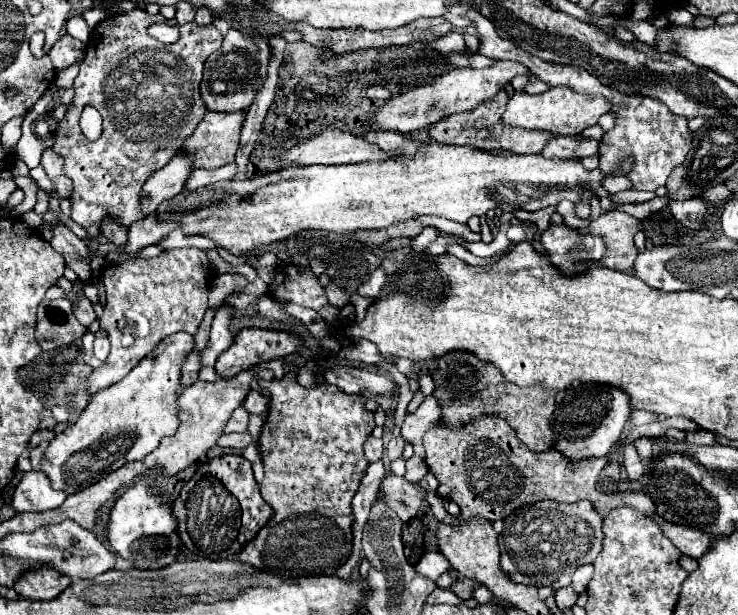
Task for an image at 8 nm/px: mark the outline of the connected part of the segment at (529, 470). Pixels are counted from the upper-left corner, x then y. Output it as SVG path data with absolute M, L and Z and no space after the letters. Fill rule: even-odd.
M500 416L474 418L462 424L460 428L448 426L442 420L438 420L430 424L430 428L426 430L422 438L422 446L426 450L428 470L438 480L438 490L436 490L438 496L446 500L454 500L462 508L462 520L484 518L496 522L510 516L516 508L530 506L534 502L552 500L560 504L572 504L586 498L594 504L596 510L600 510L602 518L608 516L610 506L632 506L636 510L642 510L644 514L660 522L670 542L686 556L700 558L714 544L712 536L706 532L688 526L668 524L666 520L662 520L652 500L644 494L624 492L624 494L610 496L596 490L596 478L600 470L608 464L606 458L584 460L584 464L576 464L576 468L572 468L572 464L564 464L564 458L556 450L546 450L546 452L528 450L518 440L512 426Z

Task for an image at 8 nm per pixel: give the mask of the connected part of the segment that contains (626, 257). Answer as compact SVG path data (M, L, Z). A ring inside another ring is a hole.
M608 212L598 220L590 222L588 228L582 228L584 234L598 234L606 242L606 252L600 260L602 266L610 270L630 272L634 270L634 260L640 254L634 246L634 234L642 230L644 220L628 216L624 212Z

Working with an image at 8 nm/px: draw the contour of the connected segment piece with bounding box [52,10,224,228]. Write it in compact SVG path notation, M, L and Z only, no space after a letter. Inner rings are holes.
M134 10L126 14L112 14L108 20L102 20L92 30L92 38L86 44L86 58L80 66L80 74L74 80L74 100L68 106L66 116L60 120L56 128L56 140L52 150L64 158L64 174L72 180L72 196L68 198L72 204L72 220L82 228L102 222L106 214L112 214L116 222L130 226L136 220L142 220L140 212L140 188L148 180L150 174L164 168L172 156L176 156L176 148L180 148L180 140L192 134L192 128L200 122L206 108L200 100L200 80L204 72L206 58L222 46L224 36L216 30L214 24L198 26L196 22L180 26L180 38L174 44L176 52L190 52L192 56L146 56L132 58L140 50L158 50L162 44L148 36L148 26L154 22L176 24L176 20L166 20L160 14L152 16L146 10ZM84 106L94 106L102 116L102 136L98 140L88 140L80 126L80 114Z

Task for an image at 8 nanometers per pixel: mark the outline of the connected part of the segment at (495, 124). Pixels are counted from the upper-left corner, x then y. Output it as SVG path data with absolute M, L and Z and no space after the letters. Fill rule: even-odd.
M498 92L492 100L482 102L478 108L470 110L470 112L460 112L448 118L442 118L434 124L428 126L428 134L432 140L440 142L440 144L462 144L462 146L472 146L476 150L510 150L516 154L540 154L544 144L552 138L546 132L532 132L532 130L524 130L518 126L506 126L502 124L502 114L506 110L506 92Z

